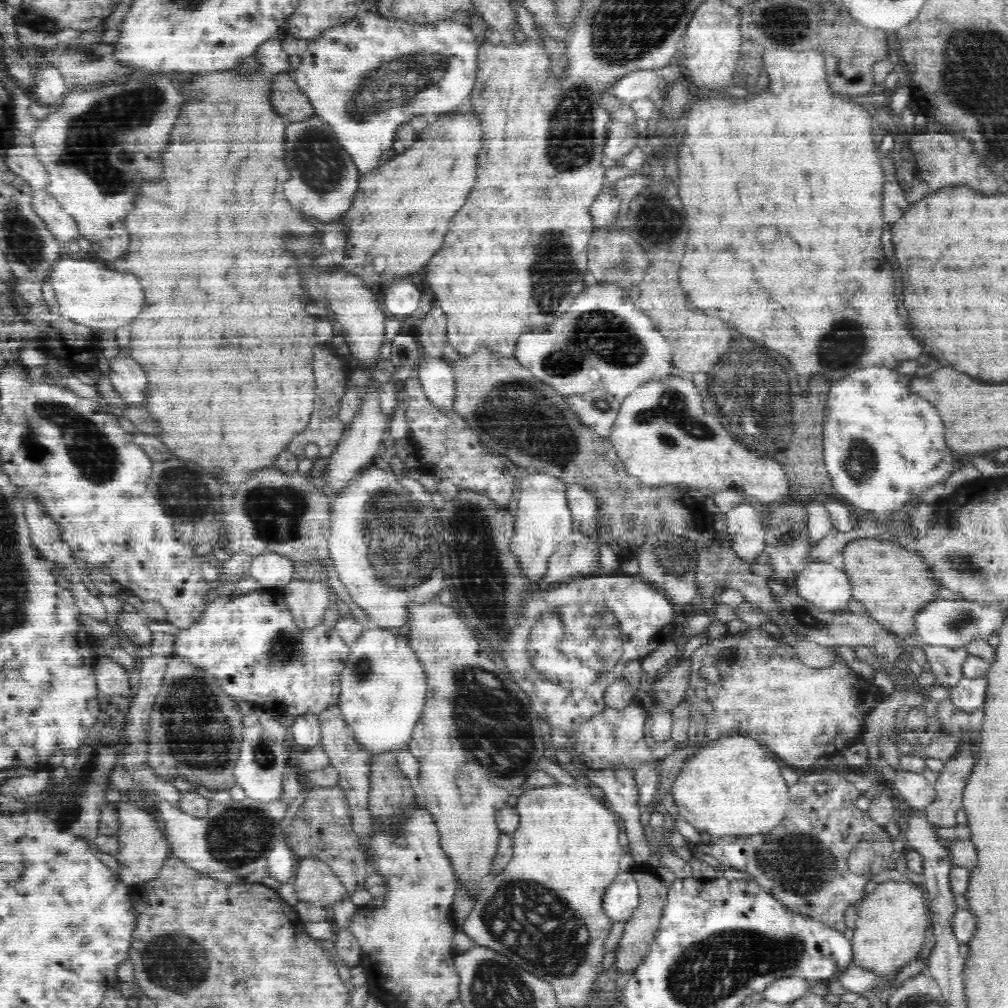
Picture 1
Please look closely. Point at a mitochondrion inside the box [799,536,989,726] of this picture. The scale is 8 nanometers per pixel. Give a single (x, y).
(962, 564)

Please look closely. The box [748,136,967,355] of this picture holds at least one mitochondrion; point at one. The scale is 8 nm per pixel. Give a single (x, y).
(879, 265)

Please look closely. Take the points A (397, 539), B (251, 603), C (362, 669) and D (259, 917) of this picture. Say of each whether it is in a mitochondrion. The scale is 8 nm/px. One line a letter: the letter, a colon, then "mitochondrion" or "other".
A: mitochondrion
B: other
C: mitochondrion
D: other

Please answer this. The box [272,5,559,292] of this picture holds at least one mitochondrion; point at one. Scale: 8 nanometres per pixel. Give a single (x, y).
(399, 82)

